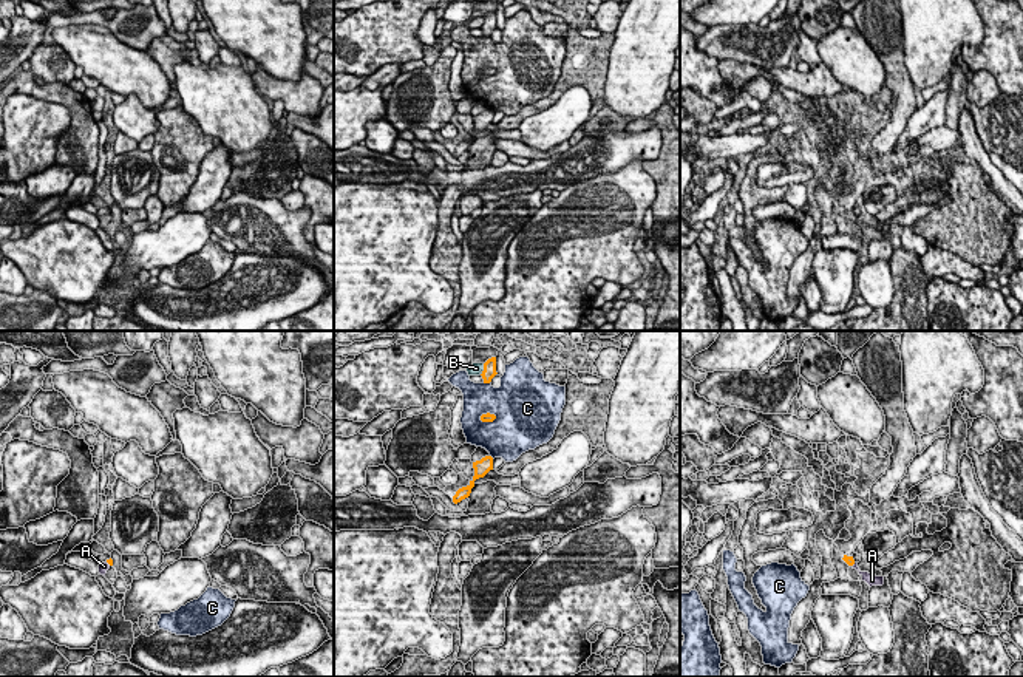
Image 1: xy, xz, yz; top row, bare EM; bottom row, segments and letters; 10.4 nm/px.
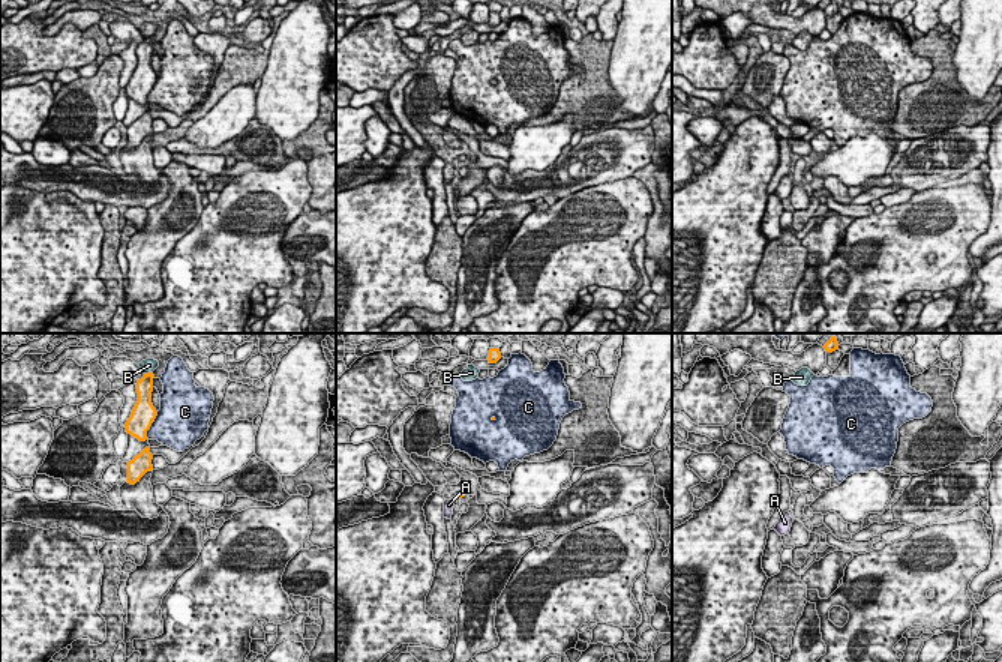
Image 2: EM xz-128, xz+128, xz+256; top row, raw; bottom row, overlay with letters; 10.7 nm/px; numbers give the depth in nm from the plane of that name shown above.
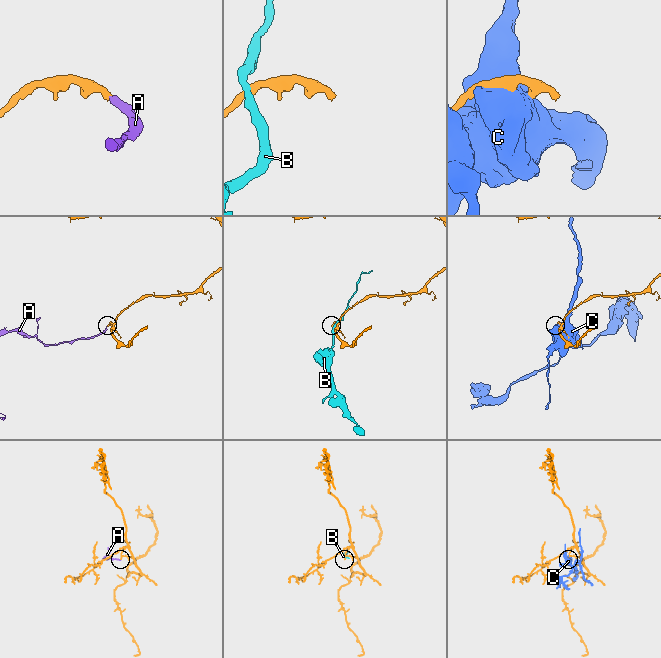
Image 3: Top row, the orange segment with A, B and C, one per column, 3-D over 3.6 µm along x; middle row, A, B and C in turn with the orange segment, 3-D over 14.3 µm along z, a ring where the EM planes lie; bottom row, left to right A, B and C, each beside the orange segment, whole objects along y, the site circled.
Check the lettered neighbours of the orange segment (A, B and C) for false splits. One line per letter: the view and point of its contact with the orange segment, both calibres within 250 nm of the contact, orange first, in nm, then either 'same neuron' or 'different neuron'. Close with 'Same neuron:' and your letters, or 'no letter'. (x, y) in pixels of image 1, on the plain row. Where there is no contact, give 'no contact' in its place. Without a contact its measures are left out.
A: contact xy (108, 217); calibres 60 and 100 nm; same neuron
B: contact xz (484, 23); calibres 140 and 130 nm; different neuron
C: contact xz (487, 74); calibres 100 and 440 nm; different neuron
Same neuron: A

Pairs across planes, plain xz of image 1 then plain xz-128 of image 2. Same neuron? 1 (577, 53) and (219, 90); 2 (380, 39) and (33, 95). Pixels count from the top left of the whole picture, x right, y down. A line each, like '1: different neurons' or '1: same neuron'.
1: same neuron
2: different neurons

